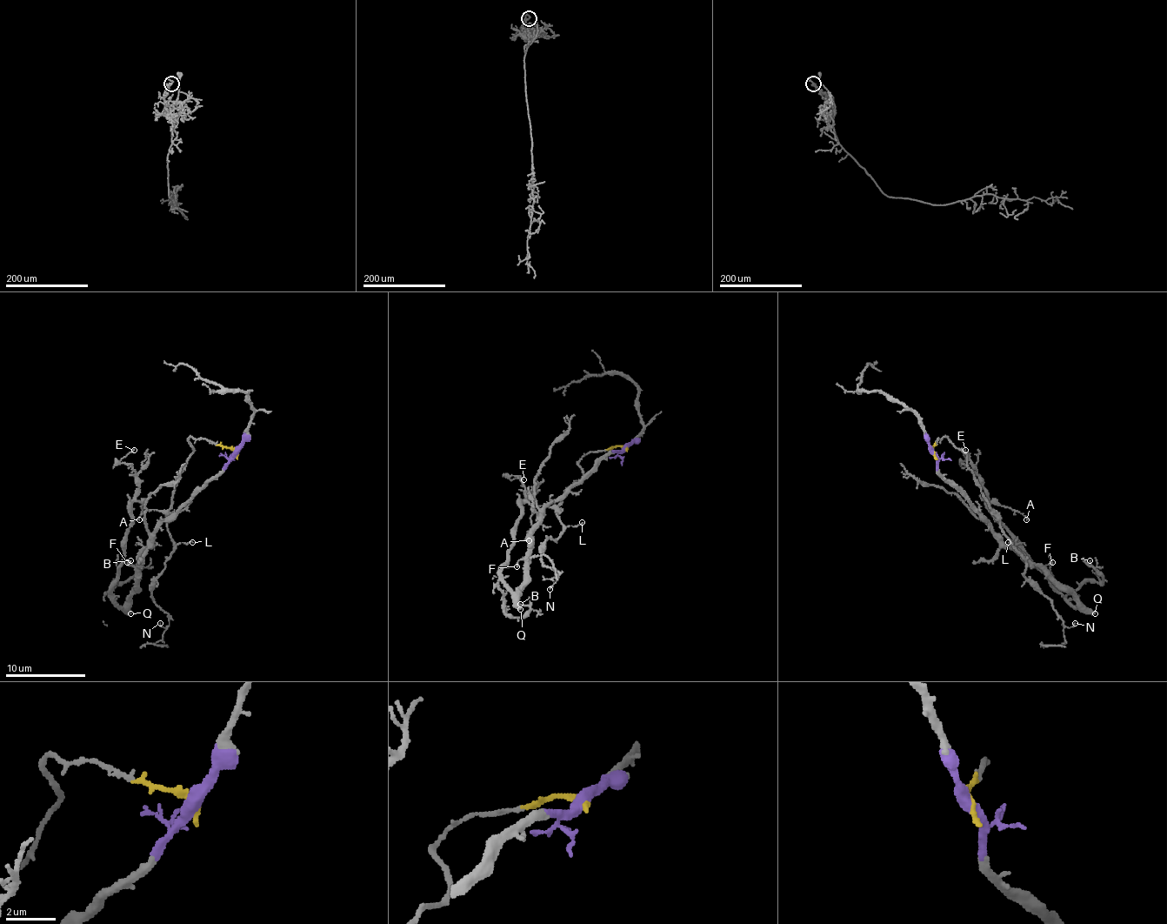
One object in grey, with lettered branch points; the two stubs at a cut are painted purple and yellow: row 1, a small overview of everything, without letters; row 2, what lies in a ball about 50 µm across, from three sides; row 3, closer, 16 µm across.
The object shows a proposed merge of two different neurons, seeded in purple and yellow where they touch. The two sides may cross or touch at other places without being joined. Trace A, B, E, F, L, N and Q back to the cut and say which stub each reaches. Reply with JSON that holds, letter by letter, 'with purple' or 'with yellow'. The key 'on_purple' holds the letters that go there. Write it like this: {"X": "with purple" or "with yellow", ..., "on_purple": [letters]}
{"A": "with purple", "B": "with purple", "E": "with purple", "F": "with purple", "L": "with yellow", "N": "with yellow", "Q": "with purple", "on_purple": ["A", "B", "E", "F", "Q"]}

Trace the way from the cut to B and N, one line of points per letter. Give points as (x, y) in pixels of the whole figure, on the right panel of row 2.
B: (935, 451), (936, 470), (995, 534), (1065, 588), (1075, 606), (1067, 598), (1071, 592), (1103, 580), (1089, 560)
N: (935, 451), (936, 439), (963, 451), (1024, 562), (1024, 576), (1063, 624), (1075, 622)

